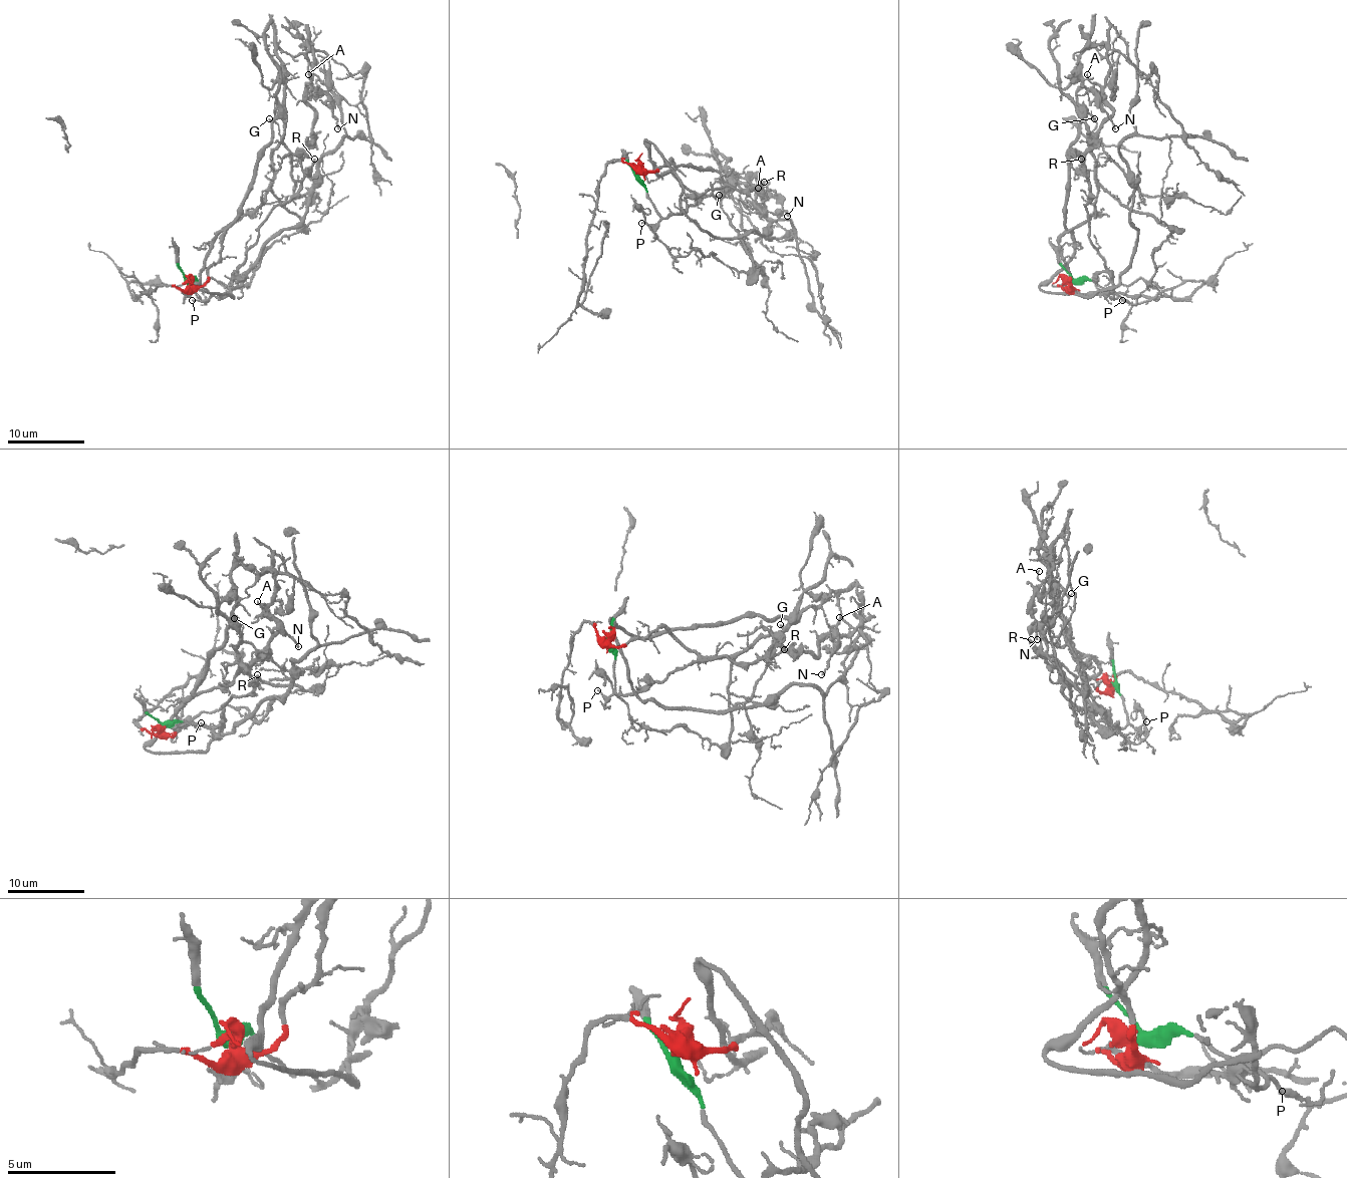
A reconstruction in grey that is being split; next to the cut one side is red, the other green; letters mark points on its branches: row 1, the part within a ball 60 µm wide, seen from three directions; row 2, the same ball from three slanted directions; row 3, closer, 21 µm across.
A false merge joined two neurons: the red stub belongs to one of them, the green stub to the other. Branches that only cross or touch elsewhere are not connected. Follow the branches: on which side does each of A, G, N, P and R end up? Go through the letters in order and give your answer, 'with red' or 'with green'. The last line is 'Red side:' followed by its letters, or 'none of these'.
A: with green
G: with red
N: with green
P: with green
R: with green
Red side: G

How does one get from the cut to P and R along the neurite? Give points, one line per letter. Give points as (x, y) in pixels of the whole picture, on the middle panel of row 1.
P: (637, 168), (637, 180), (646, 189), (646, 197), (660, 220), (654, 224), (641, 224)
R: (637, 168), (637, 180), (664, 218), (682, 214), (709, 189), (754, 189), (764, 182)

